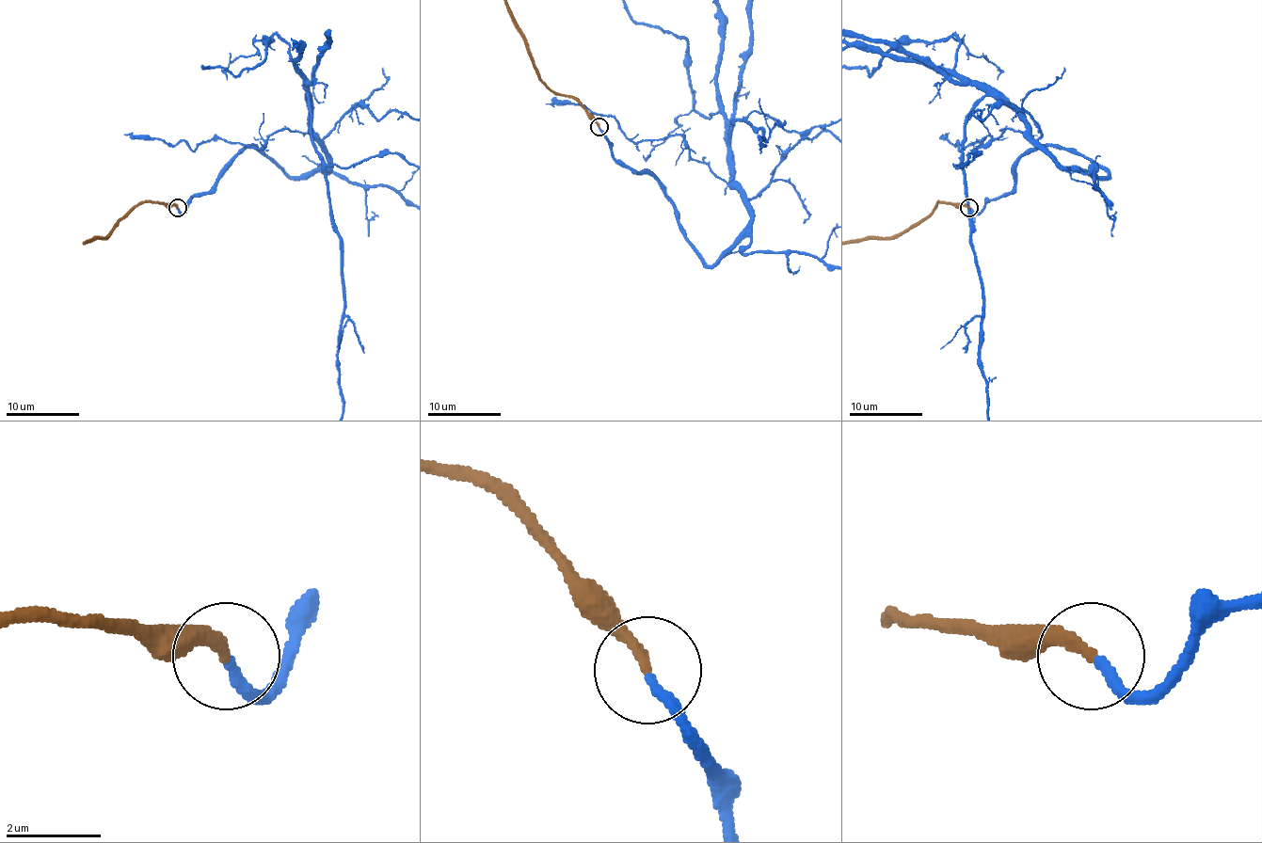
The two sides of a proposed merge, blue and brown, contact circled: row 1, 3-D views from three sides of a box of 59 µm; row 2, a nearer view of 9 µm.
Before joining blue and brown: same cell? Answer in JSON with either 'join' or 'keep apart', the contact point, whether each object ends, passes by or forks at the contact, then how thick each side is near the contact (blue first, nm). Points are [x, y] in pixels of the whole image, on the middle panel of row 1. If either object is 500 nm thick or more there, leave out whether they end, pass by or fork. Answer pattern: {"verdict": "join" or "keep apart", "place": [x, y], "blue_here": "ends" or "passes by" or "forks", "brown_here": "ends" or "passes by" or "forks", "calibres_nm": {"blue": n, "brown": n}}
{"verdict": "join", "place": [599, 127], "blue_here": "ends", "brown_here": "ends", "calibres_nm": {"blue": 220, "brown": 260}}

